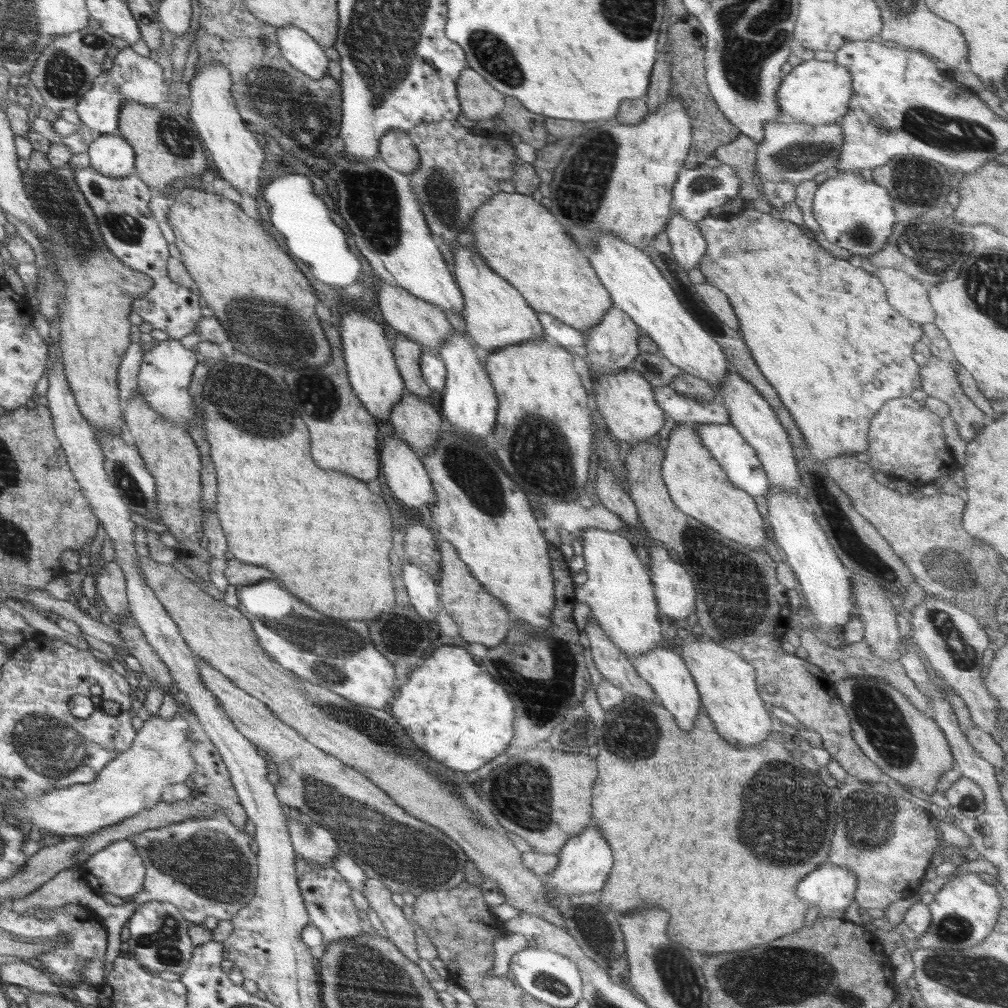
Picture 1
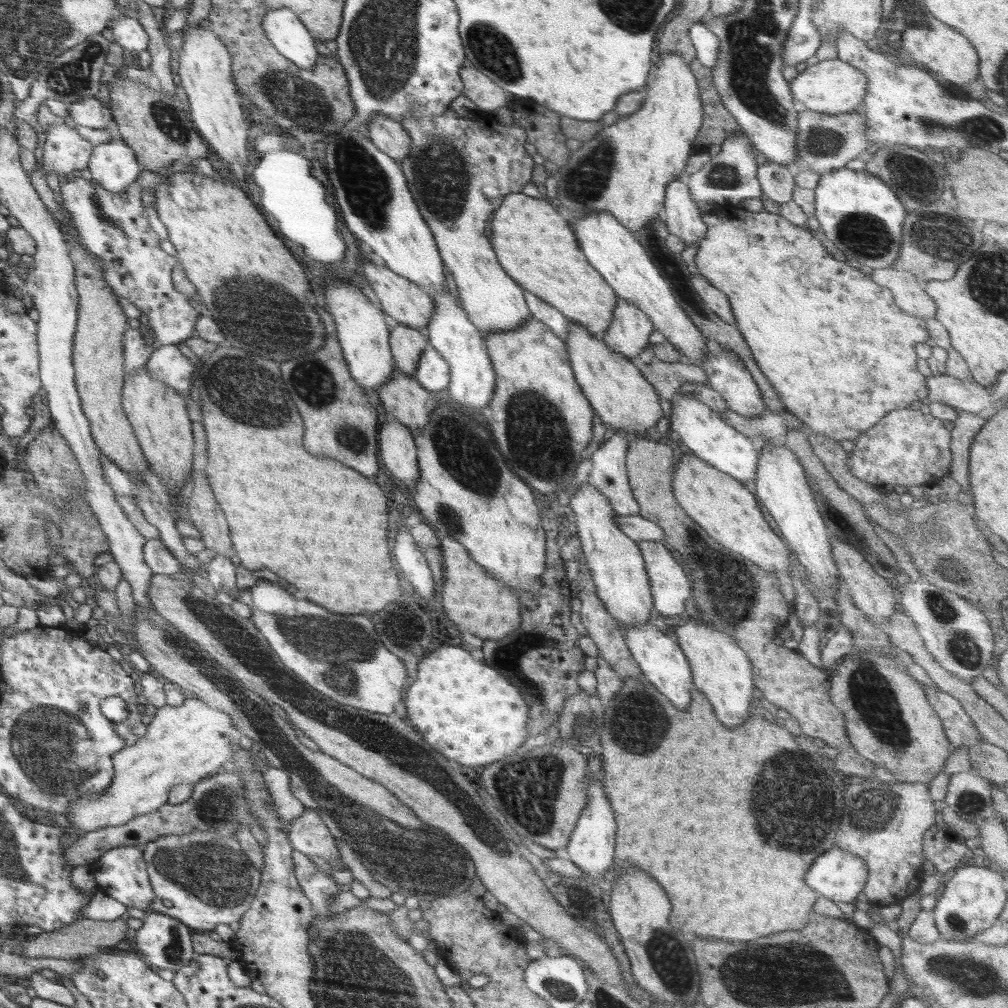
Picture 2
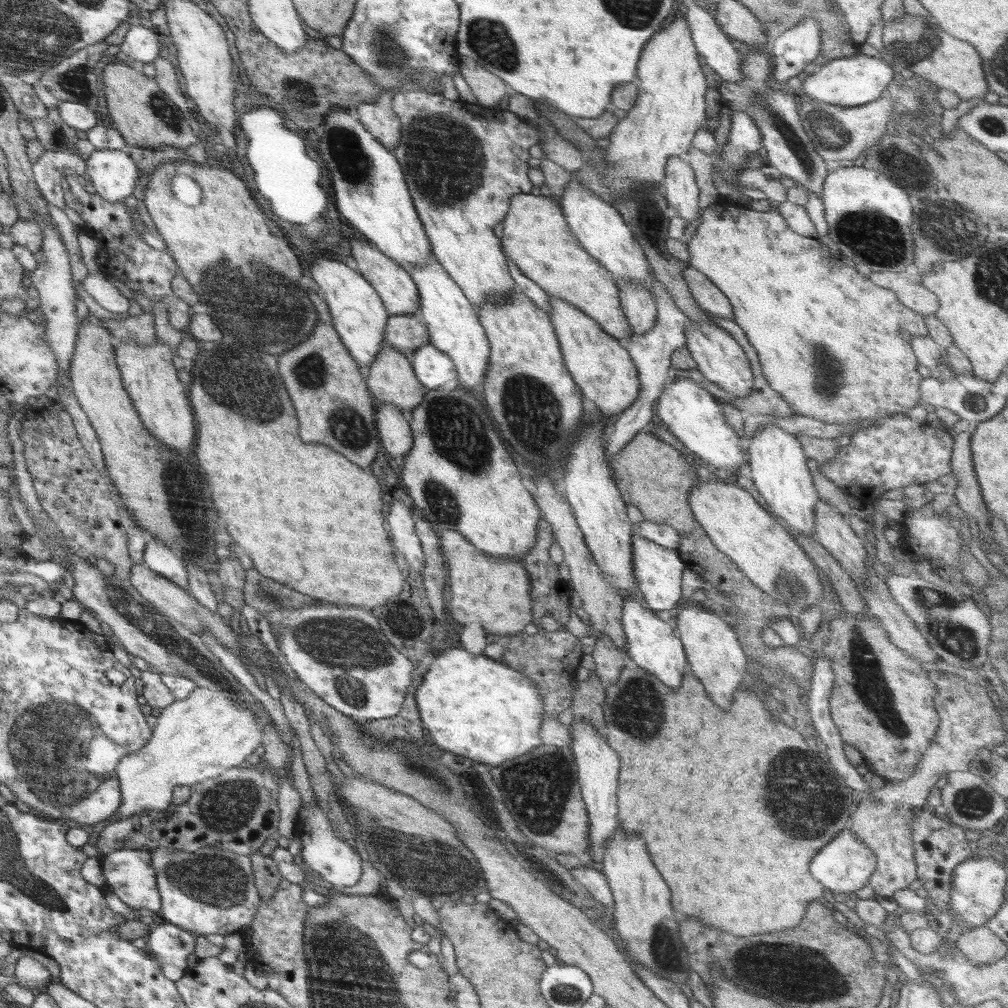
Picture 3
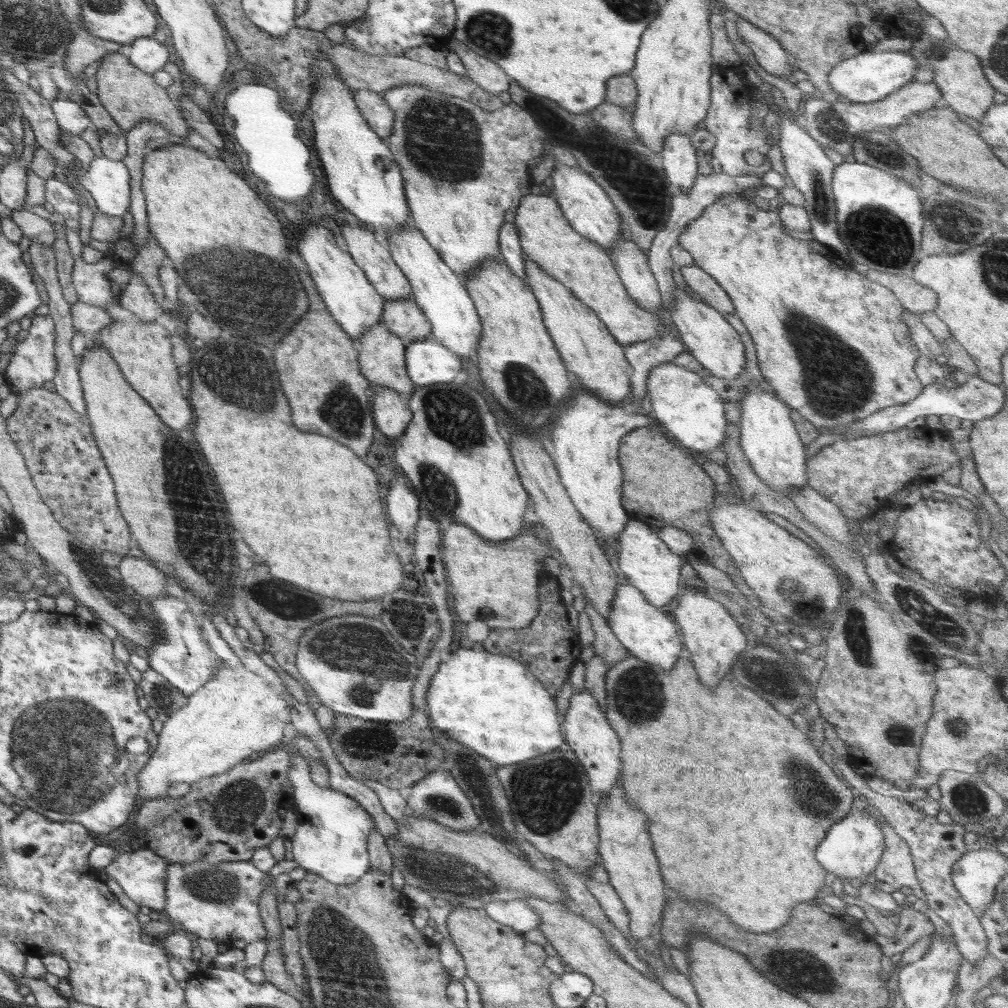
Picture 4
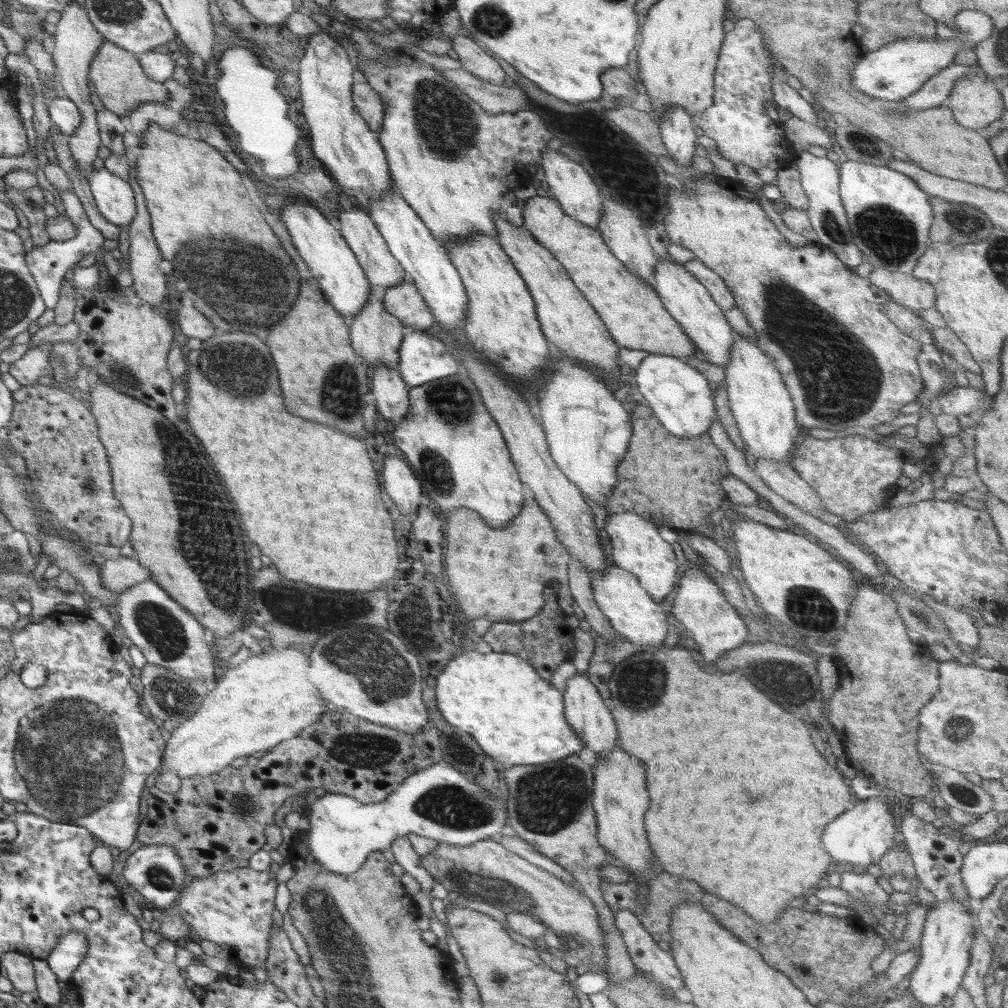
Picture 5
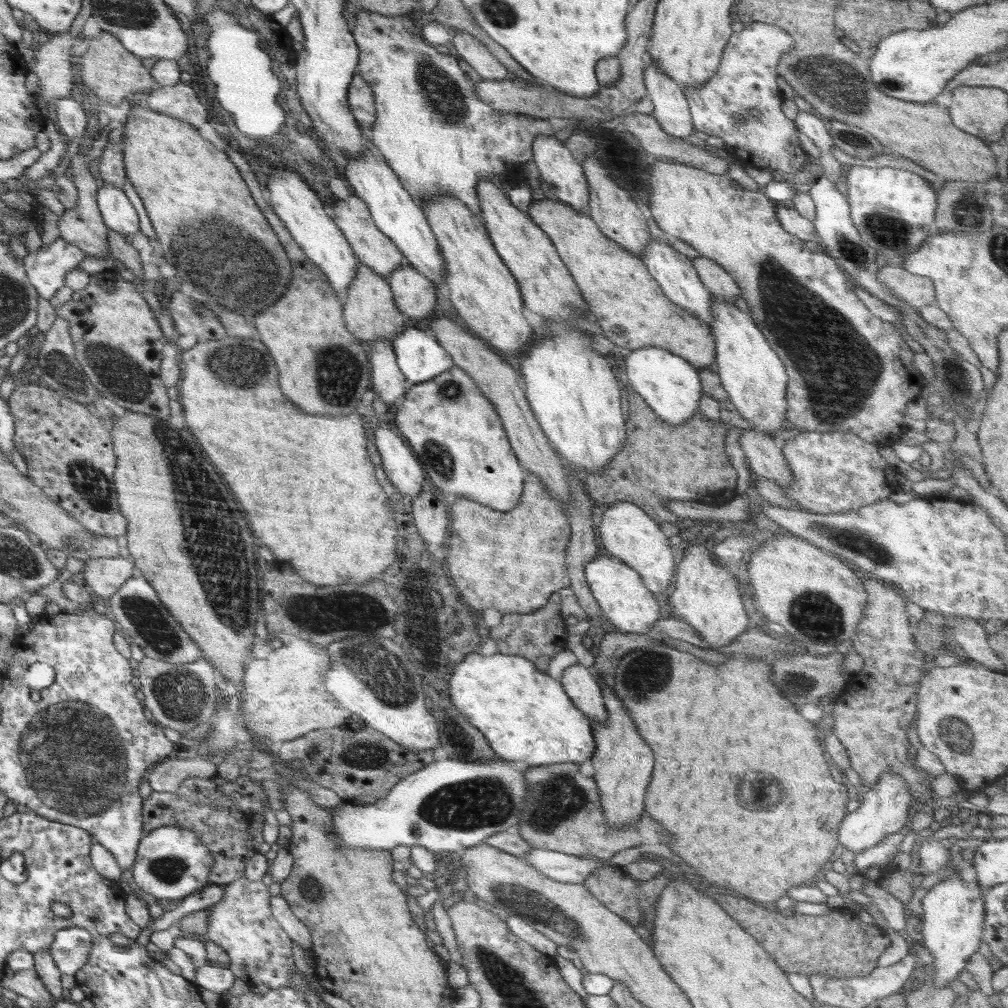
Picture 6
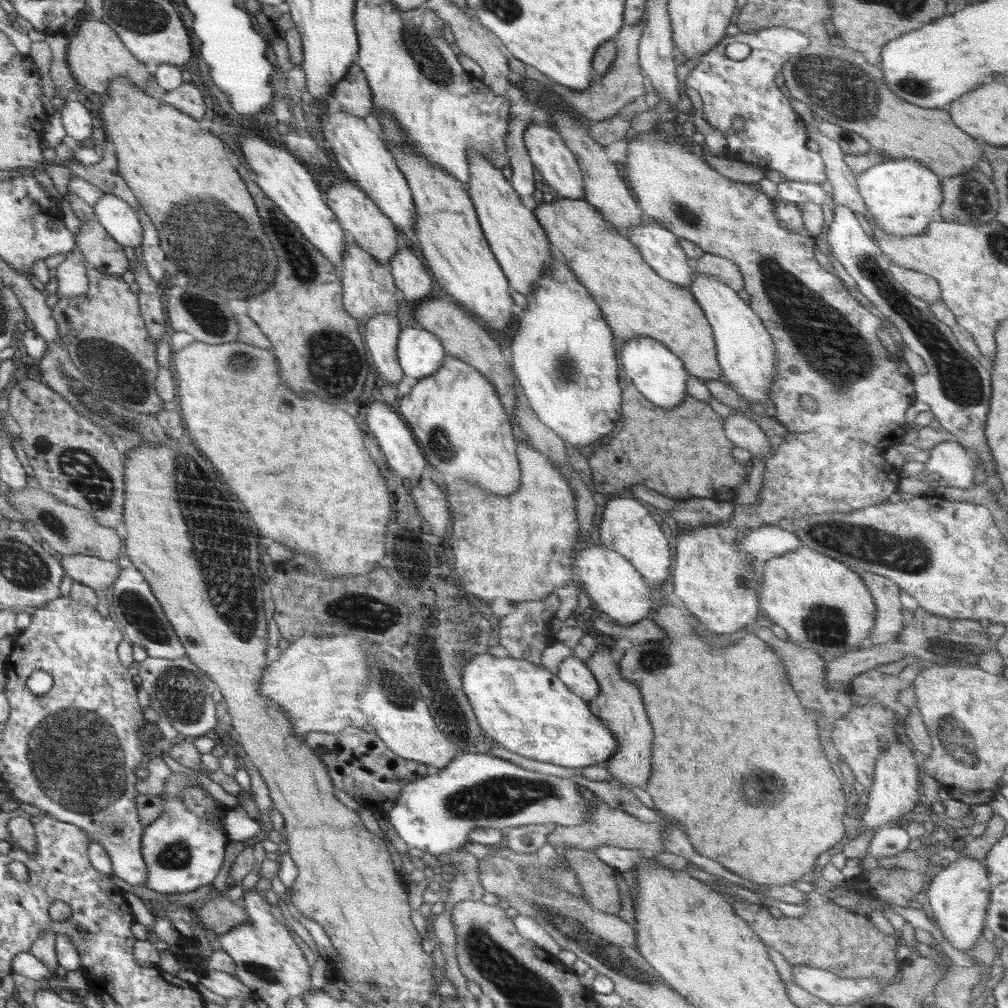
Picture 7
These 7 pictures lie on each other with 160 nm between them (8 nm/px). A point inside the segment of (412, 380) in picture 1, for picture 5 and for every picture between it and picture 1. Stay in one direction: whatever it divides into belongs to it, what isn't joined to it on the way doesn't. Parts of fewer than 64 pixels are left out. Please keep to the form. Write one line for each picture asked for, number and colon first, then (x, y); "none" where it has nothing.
2: (407, 344)
3: (406, 333)
4: (403, 317)
5: (404, 302)

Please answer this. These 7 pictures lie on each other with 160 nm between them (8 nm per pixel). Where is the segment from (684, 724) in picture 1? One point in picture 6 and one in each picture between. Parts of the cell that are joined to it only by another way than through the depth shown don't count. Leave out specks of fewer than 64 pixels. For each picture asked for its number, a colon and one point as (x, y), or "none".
2: (660, 659)
3: (652, 644)
4: (646, 633)
5: (637, 617)
6: (628, 606)

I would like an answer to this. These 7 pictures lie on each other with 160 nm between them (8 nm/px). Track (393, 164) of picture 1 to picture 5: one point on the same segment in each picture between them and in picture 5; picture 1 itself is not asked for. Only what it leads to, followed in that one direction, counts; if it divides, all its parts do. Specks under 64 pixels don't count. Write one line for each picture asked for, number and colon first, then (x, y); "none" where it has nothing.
2: (389, 136)
3: (383, 123)
4: (375, 110)
5: (368, 102)

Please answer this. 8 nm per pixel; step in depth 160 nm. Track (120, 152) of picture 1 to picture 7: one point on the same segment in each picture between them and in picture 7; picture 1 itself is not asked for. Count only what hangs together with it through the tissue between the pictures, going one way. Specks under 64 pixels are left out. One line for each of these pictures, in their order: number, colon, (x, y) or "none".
2: (113, 165)
3: (113, 173)
4: (107, 183)
5: (114, 197)
6: (118, 213)
7: (121, 221)

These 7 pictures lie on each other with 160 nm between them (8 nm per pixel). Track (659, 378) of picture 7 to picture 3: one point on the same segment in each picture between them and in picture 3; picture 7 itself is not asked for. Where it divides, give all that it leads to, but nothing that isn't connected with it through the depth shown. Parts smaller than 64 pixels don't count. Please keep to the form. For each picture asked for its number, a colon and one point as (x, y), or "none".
3: (693, 415)
4: (692, 411)
5: (682, 399)
6: (671, 386)

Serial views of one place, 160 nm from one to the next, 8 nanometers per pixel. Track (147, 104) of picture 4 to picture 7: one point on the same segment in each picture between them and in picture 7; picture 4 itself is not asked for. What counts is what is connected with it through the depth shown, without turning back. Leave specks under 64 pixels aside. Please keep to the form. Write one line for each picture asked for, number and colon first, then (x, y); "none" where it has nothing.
5: (121, 83)
6: (111, 72)
7: (96, 54)

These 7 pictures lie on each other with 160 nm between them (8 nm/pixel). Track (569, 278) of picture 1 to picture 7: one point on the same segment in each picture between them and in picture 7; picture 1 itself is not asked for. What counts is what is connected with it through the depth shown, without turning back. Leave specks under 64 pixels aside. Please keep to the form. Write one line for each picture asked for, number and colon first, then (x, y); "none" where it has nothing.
2: (534, 245)
3: (536, 236)
4: (584, 267)
5: (635, 317)
6: (629, 308)
7: (635, 301)

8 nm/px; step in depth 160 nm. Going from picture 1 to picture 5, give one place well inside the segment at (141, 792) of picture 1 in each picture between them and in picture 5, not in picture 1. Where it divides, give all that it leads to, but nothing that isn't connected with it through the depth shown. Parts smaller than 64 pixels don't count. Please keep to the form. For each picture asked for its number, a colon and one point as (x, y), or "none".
2: (184, 744)
3: (198, 738)
4: (234, 716)
5: (266, 700)

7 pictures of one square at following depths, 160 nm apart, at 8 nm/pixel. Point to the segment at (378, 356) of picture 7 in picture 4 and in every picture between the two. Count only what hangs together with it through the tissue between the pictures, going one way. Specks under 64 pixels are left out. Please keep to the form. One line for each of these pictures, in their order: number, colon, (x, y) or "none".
4: (390, 411)
5: (392, 394)
6: (387, 381)

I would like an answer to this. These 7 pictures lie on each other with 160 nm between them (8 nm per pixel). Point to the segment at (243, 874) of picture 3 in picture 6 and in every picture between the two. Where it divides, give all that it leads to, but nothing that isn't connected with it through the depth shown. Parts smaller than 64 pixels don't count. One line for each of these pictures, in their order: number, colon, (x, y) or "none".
4: (220, 902)
5: (233, 909)
6: (260, 952)

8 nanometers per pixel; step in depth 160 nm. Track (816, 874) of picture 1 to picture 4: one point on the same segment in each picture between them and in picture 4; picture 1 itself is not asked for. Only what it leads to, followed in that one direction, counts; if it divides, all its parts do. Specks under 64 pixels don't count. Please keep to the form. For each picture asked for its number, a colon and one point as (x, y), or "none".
2: (840, 876)
3: (845, 864)
4: (852, 848)

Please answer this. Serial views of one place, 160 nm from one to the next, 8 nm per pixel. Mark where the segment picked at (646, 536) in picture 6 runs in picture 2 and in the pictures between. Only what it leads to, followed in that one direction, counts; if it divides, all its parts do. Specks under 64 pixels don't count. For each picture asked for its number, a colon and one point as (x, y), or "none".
2: (669, 586)
3: (657, 570)
4: (648, 563)
5: (638, 547)

